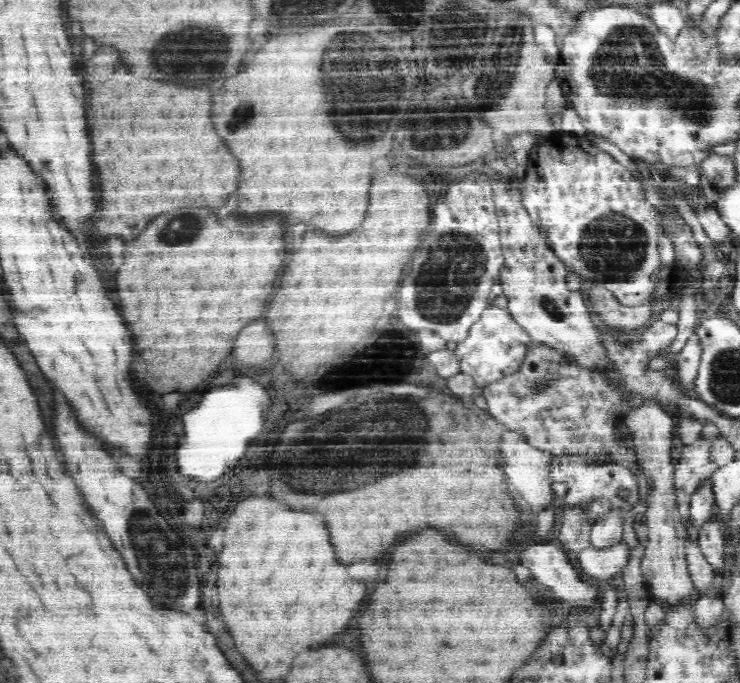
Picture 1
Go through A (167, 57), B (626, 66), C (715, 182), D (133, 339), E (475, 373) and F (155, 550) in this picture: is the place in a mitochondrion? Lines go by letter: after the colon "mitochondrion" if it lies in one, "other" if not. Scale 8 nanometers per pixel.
A: mitochondrion
B: mitochondrion
C: mitochondrion
D: other
E: other
F: mitochondrion

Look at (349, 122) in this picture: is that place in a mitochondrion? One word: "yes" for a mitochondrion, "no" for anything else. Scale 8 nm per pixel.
yes

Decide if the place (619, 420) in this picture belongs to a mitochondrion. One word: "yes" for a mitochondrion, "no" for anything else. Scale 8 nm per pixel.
no

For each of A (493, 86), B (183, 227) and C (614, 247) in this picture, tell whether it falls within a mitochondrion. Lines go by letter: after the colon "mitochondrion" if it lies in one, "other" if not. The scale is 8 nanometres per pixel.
A: mitochondrion
B: mitochondrion
C: mitochondrion

